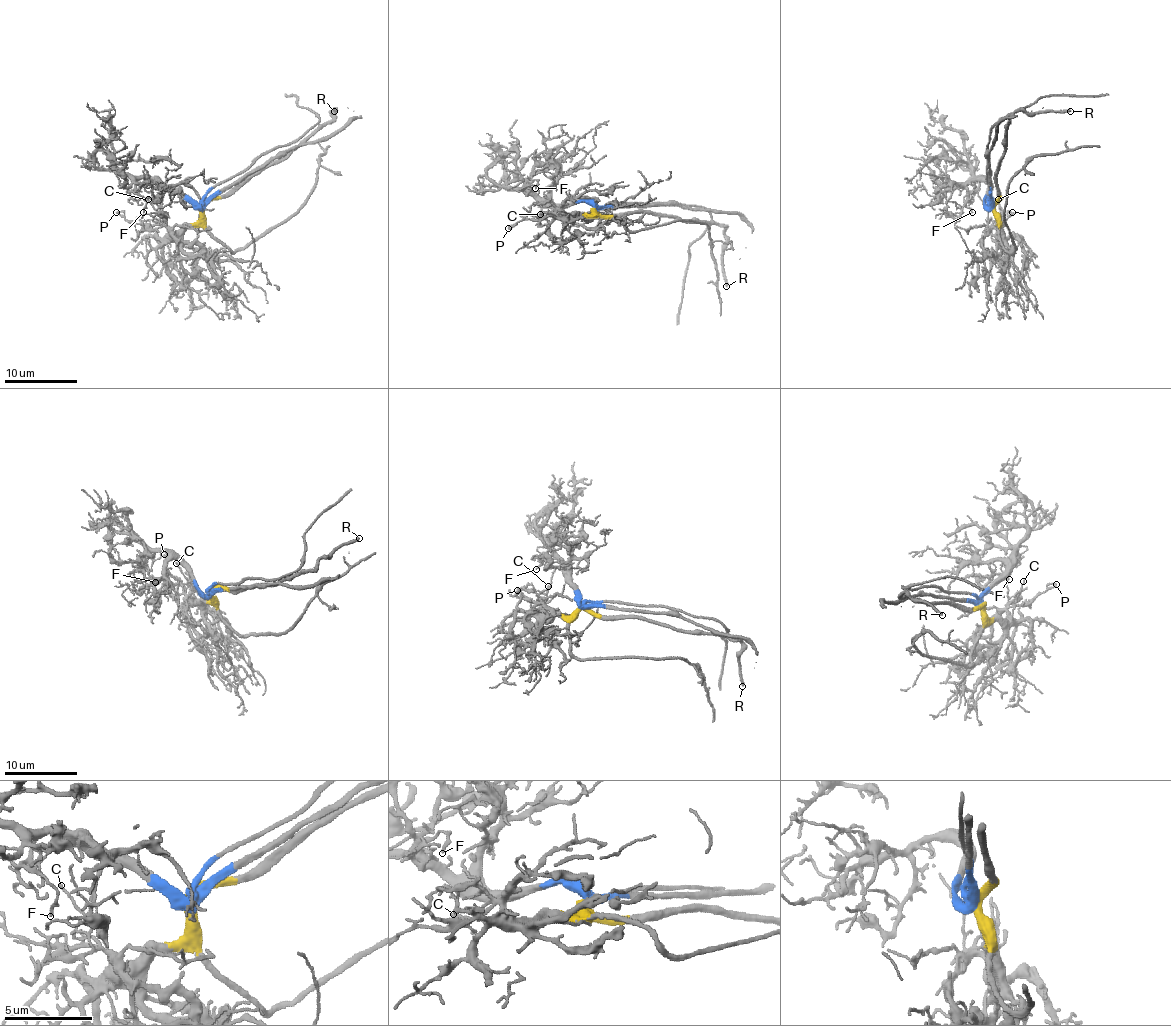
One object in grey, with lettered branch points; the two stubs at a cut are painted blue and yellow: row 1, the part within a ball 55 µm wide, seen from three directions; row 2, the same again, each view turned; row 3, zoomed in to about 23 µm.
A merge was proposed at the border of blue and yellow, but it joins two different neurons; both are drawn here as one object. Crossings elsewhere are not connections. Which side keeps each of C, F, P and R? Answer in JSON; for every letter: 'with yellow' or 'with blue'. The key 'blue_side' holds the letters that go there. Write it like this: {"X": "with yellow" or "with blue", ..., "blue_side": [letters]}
{"C": "with yellow", "F": "with blue", "P": "with yellow", "R": "with yellow", "blue_side": ["F"]}

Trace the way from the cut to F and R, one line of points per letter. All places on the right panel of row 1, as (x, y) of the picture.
F: (993, 206), (985, 203), (987, 183), (982, 177), (969, 201), (973, 212)
R: (993, 206), (998, 199), (996, 177), (1007, 121), (1020, 110), (1071, 110)

